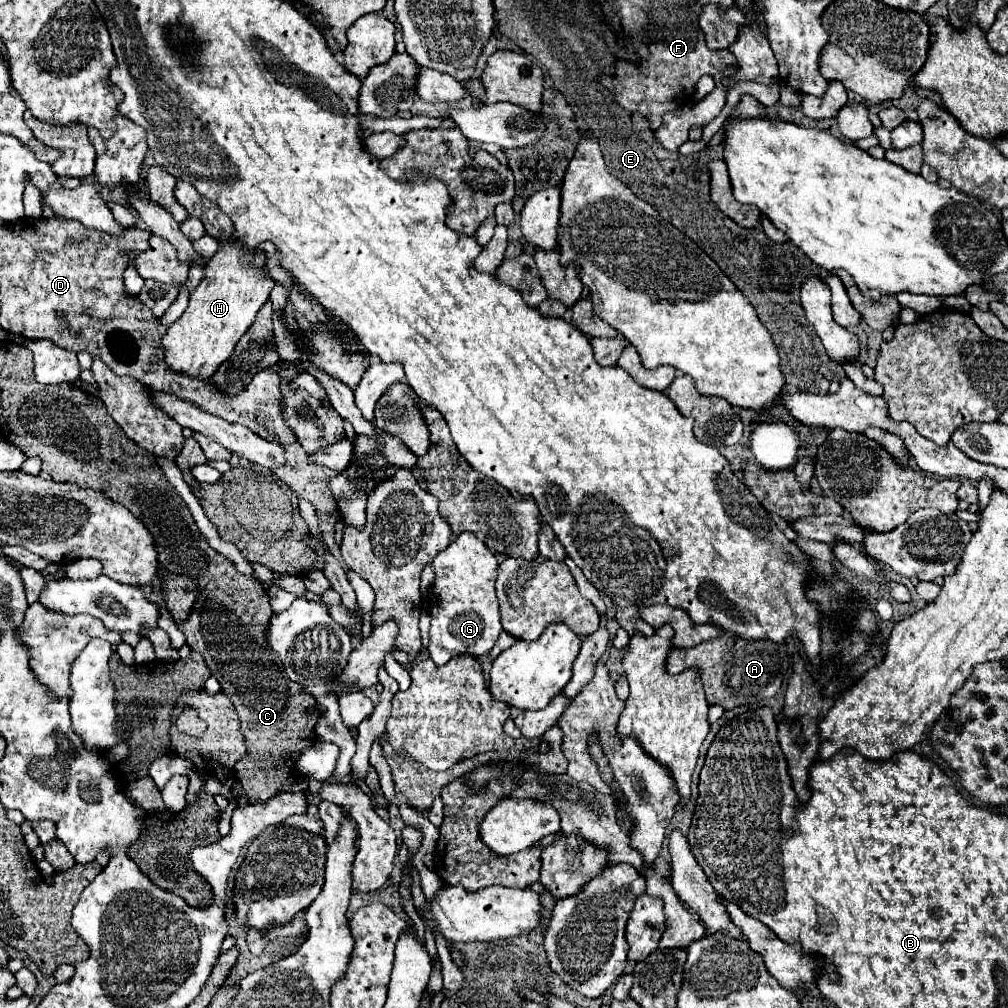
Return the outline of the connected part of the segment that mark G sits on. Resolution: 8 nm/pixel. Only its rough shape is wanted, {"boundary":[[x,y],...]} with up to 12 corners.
{"boundary":[[461,532],[433,560],[435,664],[503,632],[497,556]]}

